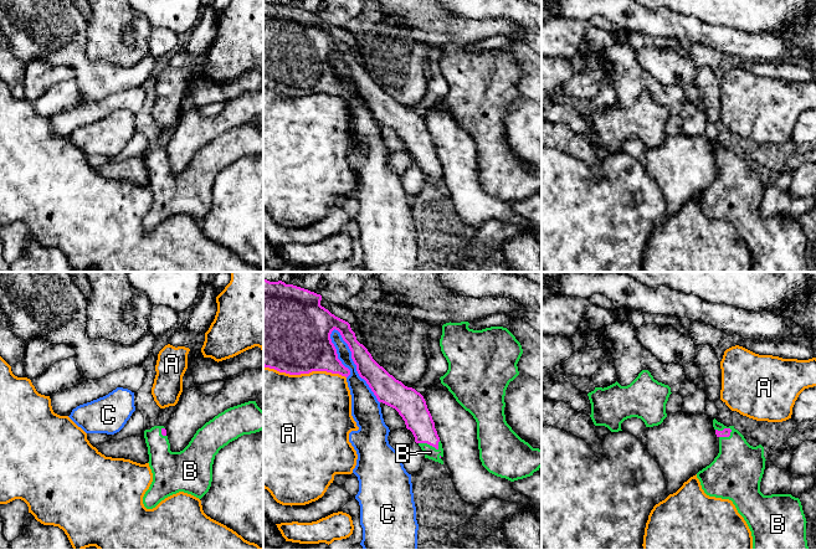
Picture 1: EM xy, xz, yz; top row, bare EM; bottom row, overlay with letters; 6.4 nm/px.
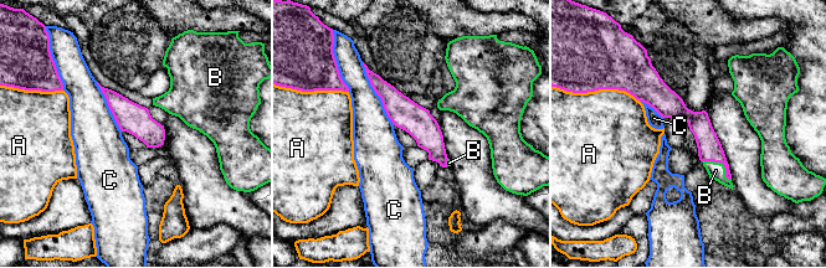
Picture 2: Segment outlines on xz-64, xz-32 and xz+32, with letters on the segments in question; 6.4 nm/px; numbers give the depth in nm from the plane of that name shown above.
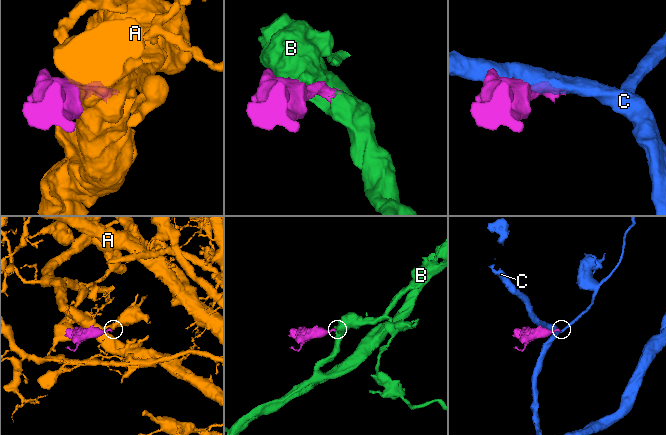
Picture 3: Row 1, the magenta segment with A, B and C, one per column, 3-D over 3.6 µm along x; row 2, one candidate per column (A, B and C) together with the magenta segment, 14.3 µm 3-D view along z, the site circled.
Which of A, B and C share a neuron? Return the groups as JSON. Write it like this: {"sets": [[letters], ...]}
{"sets": [["A"], ["B"], ["C"]]}

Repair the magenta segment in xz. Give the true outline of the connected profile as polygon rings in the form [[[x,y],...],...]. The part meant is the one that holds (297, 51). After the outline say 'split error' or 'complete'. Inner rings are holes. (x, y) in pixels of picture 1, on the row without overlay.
[[[263,1],[263,88],[289,97],[327,93],[348,99],[350,92],[338,81],[337,71],[330,61],[332,53],[338,52],[351,73],[359,98],[366,103],[378,123],[399,134],[406,150],[412,154],[415,164],[424,173],[425,180],[443,186],[442,165],[424,118],[415,110],[405,108],[380,88],[368,71],[356,62],[350,46],[322,29],[320,22],[320,16],[308,11],[286,6],[282,2]]] | split error

